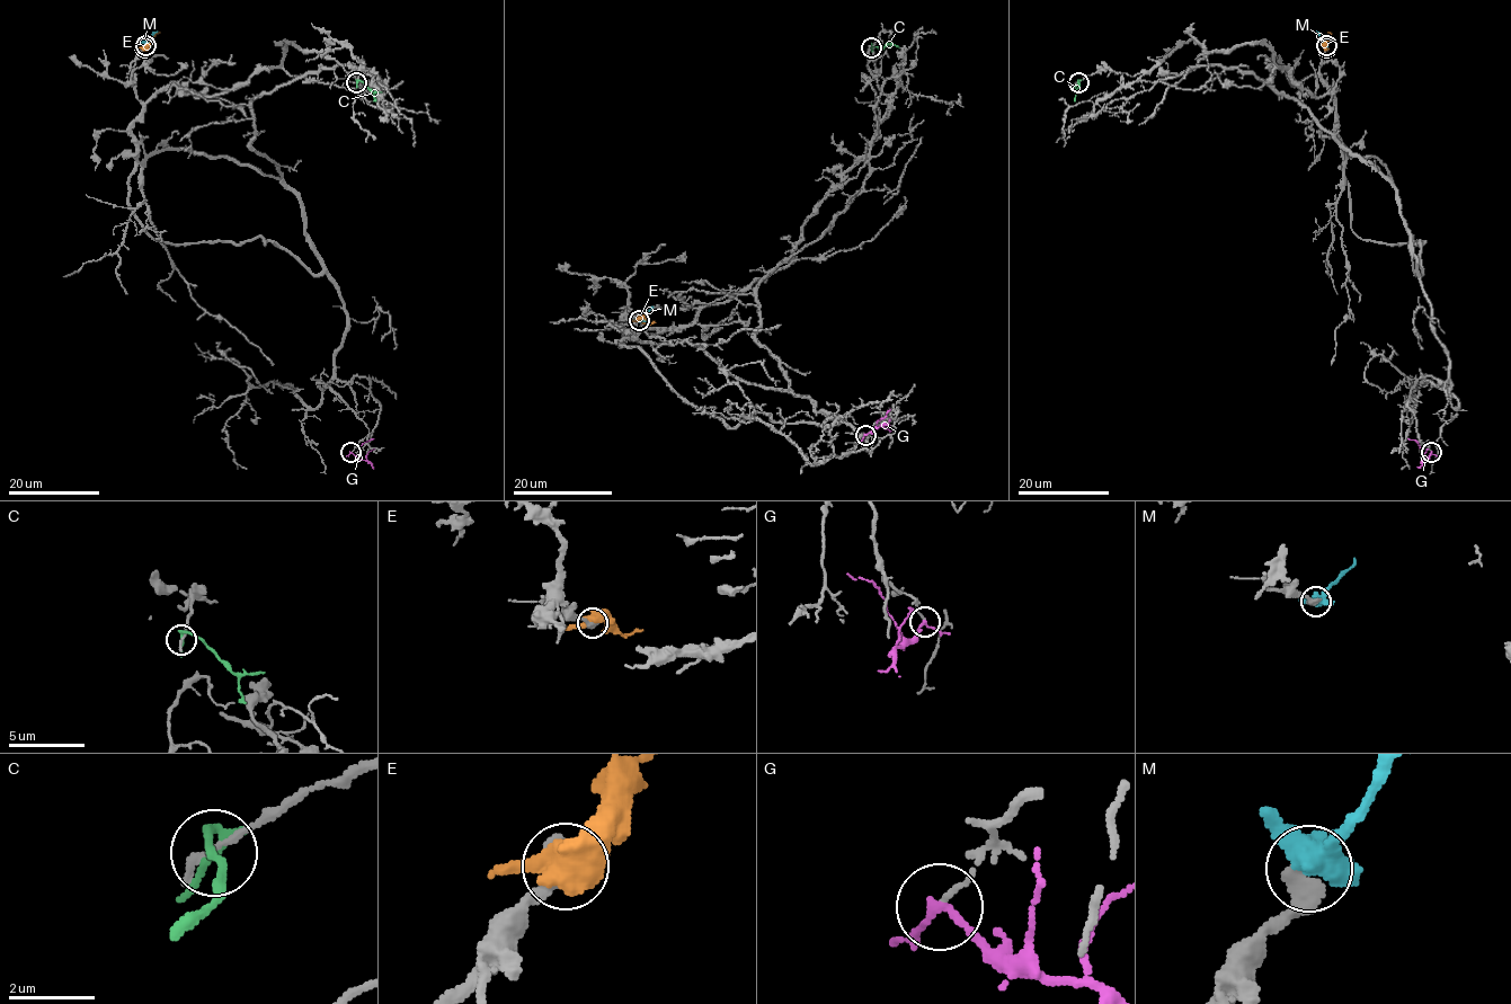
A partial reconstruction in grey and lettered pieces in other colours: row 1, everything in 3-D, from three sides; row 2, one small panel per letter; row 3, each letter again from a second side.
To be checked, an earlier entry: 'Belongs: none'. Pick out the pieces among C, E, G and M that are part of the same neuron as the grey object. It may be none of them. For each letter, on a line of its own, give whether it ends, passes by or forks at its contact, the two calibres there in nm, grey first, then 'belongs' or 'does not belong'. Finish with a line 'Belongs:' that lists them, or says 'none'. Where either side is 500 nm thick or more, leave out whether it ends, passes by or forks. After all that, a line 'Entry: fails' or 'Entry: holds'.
C: it passes by; calibres 200 and 190 nm; does not belong
E: calibres 440 and 600 nm; does not belong
G: it passes by; calibres 100 and 170 nm; does not belong
M: calibres 380 and 500 nm; belongs
Belongs: M
Entry: fails

